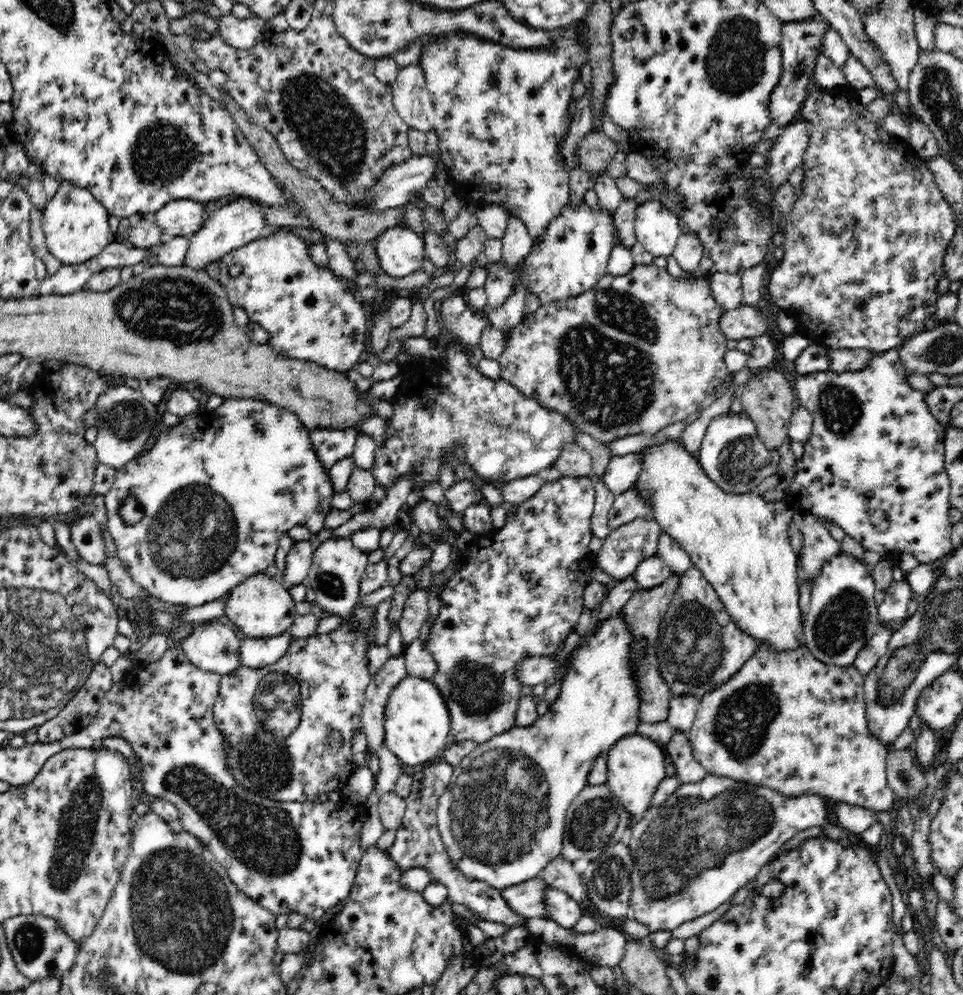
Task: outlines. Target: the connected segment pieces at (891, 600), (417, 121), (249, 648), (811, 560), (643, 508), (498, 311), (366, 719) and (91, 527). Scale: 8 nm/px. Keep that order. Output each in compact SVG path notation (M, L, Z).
M906 578L893 581L885 594L886 599L877 608L880 624L888 624L888 627L892 627L892 631L898 631L908 618L907 606L913 600L914 594Z
M408 65L401 68L390 85L394 107L404 122L424 134L433 130L436 124L435 107L422 67Z
M290 632L270 638L245 638L240 643L240 663L242 667L260 669L280 660L294 639Z
M796 510L793 514L793 521L798 525L800 531L802 531L802 538L804 544L802 544L802 554L798 556L798 582L801 587L806 580L813 580L812 585L815 583L817 576L821 573L821 568L832 557L839 554L840 547L843 543L836 541L830 531L828 531L822 523L807 510Z
M632 485L626 492L615 495L615 499L608 513L608 526L614 531L634 518L652 519L652 509L646 499L638 493L636 485Z
M518 282L514 288L514 294L485 317L492 327L508 332L525 318L525 300L526 290L523 288L523 284Z
M401 654L399 658L391 656L367 686L361 716L364 723L363 734L367 740L366 759L376 754L382 746L385 704L388 702L392 689L408 675L406 665L404 665L404 654Z
M92 515L78 519L71 528L72 544L78 549L80 558L90 564L104 566L106 560L106 544L102 535L102 528L98 520Z

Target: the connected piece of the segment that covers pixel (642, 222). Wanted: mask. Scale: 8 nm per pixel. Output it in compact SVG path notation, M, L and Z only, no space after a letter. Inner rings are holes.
M649 200L636 208L634 230L637 242L654 257L668 257L673 254L679 236L680 219L660 200Z

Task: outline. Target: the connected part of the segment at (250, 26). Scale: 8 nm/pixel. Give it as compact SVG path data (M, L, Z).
M229 13L218 18L218 29L211 36L220 37L225 43L238 49L248 49L262 40L266 21L259 16L236 18Z

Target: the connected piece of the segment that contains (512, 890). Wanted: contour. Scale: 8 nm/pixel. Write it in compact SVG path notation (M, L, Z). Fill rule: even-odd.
M538 875L526 882L516 884L516 886L502 888L500 892L506 900L506 904L516 913L527 919L545 918L548 916L548 909L542 902L544 902L544 888L546 886L549 884Z

